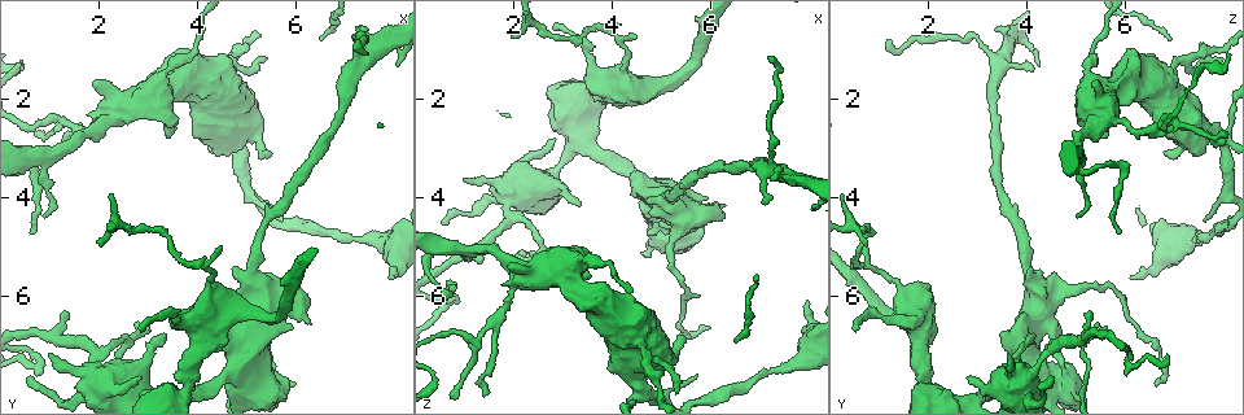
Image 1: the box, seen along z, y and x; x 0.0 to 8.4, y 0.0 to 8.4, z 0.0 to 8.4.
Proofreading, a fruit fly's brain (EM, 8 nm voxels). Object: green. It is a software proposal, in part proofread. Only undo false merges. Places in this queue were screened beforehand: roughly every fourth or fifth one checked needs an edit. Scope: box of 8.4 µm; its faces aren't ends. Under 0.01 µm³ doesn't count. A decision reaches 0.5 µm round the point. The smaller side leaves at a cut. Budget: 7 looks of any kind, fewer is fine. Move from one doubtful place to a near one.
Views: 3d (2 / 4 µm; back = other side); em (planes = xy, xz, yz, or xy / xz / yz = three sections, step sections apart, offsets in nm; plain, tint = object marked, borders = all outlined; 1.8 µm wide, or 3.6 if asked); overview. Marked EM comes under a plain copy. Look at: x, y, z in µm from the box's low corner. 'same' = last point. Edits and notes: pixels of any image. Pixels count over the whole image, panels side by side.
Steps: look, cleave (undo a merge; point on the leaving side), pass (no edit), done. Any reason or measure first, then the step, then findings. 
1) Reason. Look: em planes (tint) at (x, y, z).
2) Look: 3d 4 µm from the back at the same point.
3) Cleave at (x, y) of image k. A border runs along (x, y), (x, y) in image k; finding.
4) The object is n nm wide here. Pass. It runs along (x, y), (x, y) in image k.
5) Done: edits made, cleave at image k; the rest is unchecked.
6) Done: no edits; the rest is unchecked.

Calibre changes. Look: em 3.6 µm planes (tint) at (3.05, 1.90, 5.50).

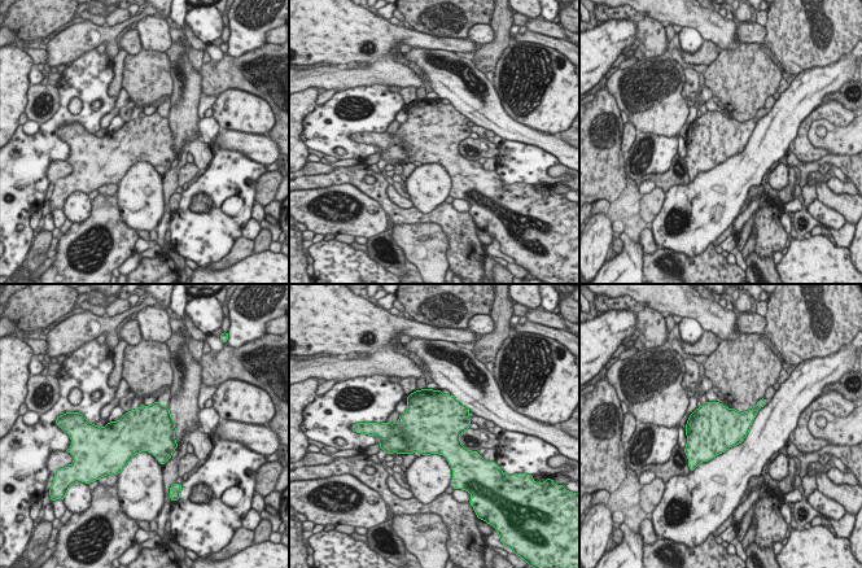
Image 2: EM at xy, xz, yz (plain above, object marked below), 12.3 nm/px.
Pass. Continuous, no second cell.

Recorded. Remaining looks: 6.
Three arms meet. Look: em xy step 8 (tint) at (7.25, 1.30, 3.40).

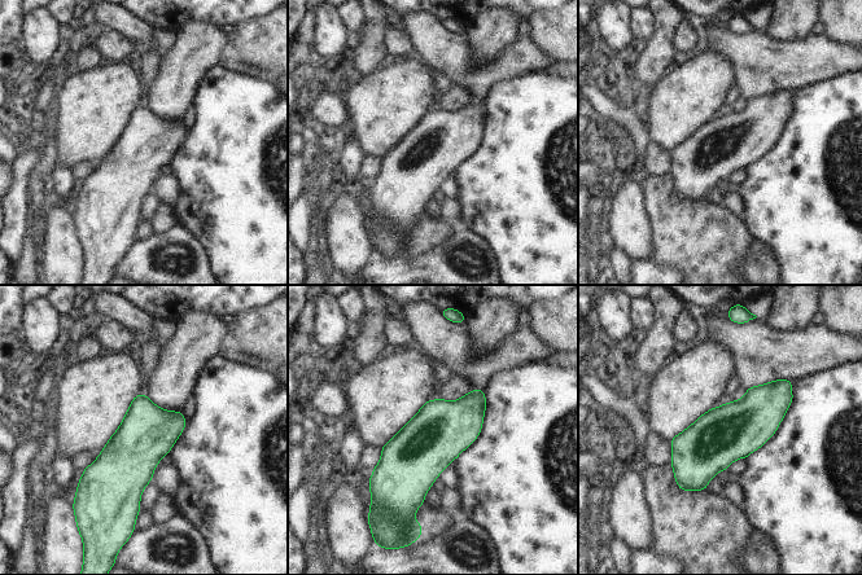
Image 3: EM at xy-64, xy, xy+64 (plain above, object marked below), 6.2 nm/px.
Pass. It runs along (787, 387), (681, 483) in image 3; one cell here.

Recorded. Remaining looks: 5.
Sudden change in width. Look: 3d 4 µm at (4.10, 6.65, 1.85).

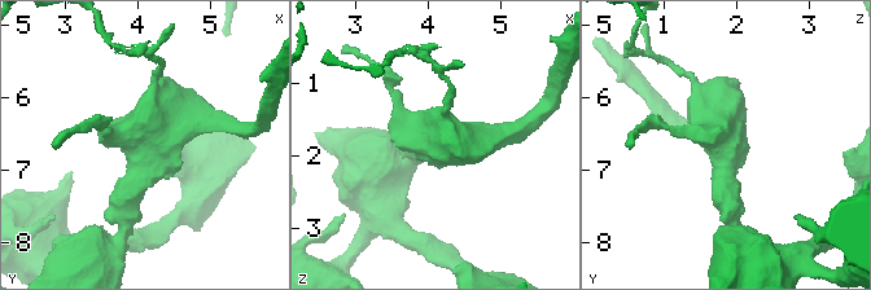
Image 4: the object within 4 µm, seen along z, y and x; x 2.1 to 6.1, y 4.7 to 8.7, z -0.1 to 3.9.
Look: em planes (tint) at (4.15, 6.65, 1.85).

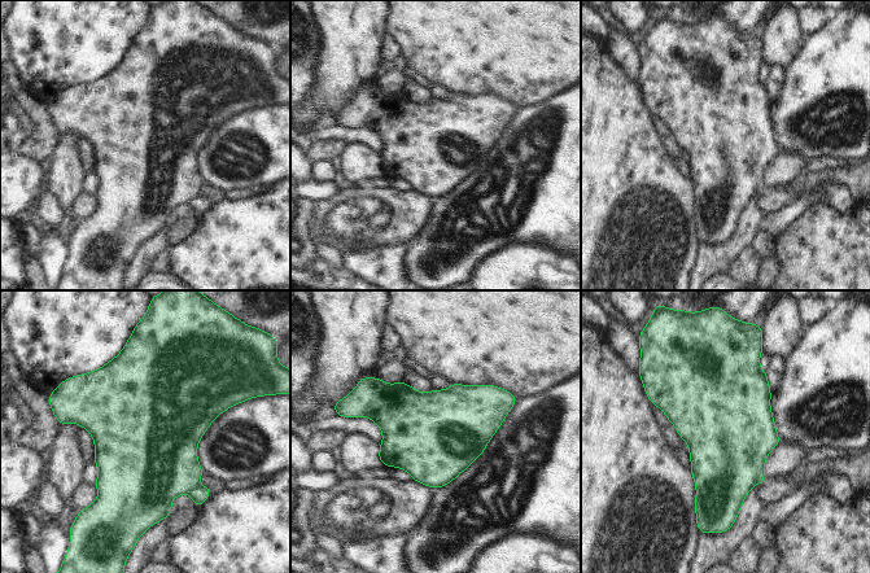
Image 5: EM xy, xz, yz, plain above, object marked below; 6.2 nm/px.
Pass. Continuous, no second cell.

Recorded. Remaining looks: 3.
Done: no edits; the rest is unchecked.

